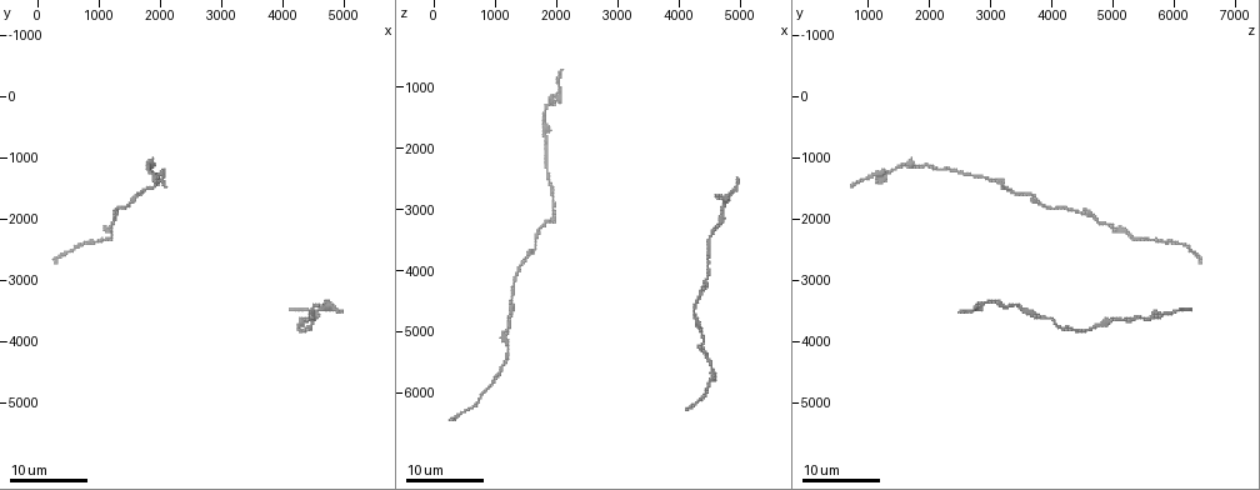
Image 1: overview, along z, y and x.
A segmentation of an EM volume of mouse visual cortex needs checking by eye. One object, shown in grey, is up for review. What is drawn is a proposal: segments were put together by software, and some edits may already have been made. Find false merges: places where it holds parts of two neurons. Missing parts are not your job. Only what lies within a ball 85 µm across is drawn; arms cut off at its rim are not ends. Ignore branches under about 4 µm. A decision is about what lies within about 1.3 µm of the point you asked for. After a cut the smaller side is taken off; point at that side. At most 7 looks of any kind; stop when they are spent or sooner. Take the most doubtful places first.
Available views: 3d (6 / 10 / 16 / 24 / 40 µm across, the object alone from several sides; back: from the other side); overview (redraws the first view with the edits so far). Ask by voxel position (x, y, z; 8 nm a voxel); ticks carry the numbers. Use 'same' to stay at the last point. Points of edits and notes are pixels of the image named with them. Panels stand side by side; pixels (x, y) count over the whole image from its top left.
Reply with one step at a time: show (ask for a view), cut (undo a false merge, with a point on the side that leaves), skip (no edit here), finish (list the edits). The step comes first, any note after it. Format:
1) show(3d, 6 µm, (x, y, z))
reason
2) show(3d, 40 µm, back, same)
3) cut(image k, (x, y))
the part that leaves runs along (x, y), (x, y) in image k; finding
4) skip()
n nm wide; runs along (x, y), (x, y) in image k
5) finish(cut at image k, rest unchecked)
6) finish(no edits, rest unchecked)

show(3d, 24 µm, (1200, 2150, 5000))
sudden change in width

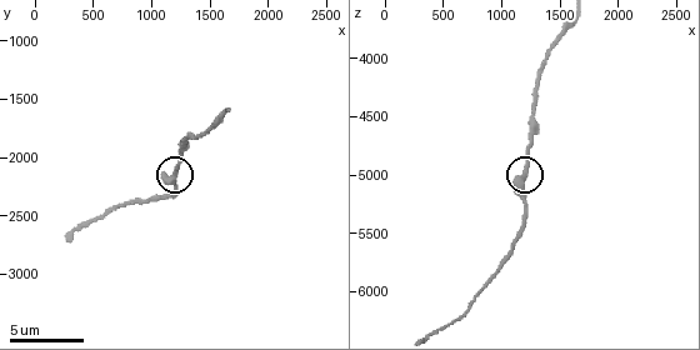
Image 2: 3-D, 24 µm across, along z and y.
show(3d, 10 µm, same)

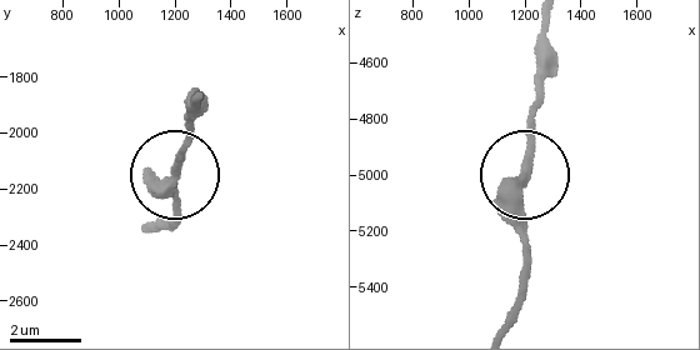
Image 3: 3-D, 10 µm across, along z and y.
skip()
runs along (545, 24), (545, 95), (519, 203), (528, 271) in image 3; continuous, no second neuron

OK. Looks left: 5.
show(3d, 16 µm, (4550, 3400, 3450))

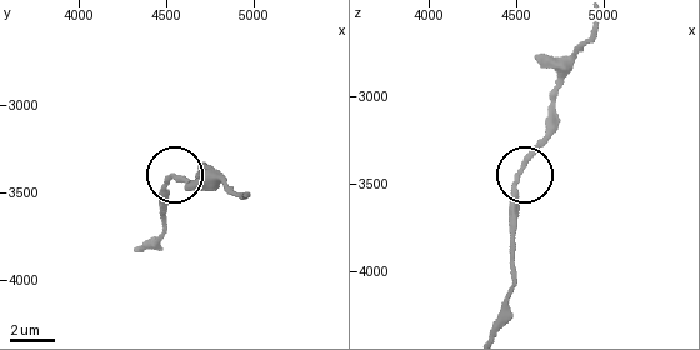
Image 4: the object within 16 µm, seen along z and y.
show(3d, 10 µm, (4520, 3420, 3440))

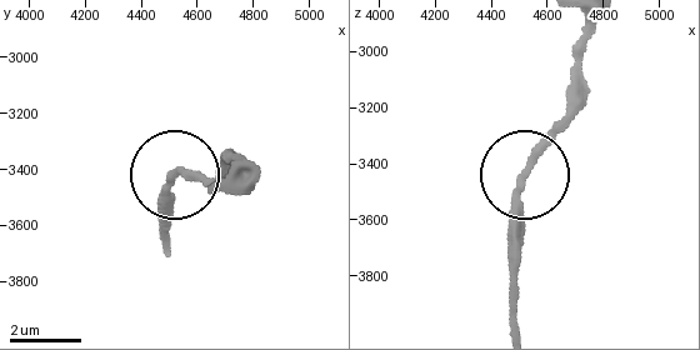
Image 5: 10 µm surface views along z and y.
skip()
all the same neuron

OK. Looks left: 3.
show(3d, 16 µm, (1800, 1200, 1350))
thick turns thin

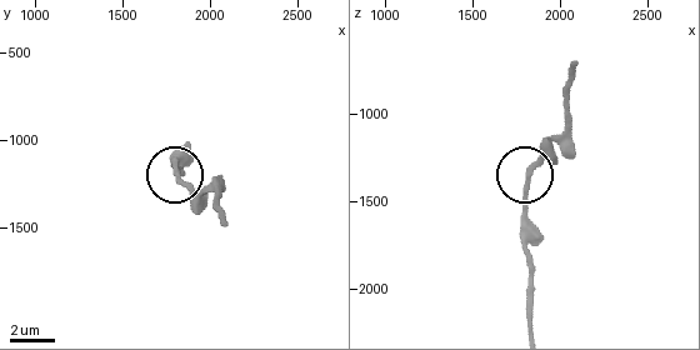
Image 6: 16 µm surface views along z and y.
show(3d, 6 µm, (1840, 1240, 1320))
zoom in

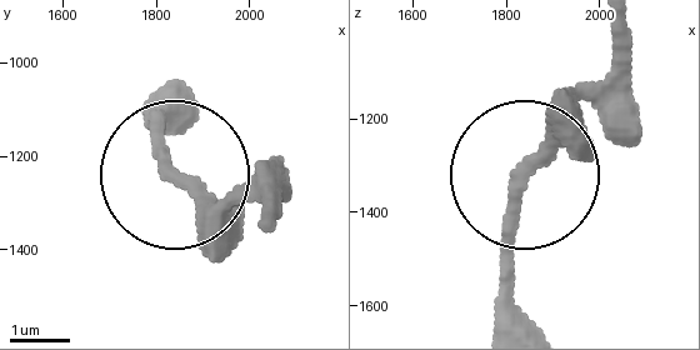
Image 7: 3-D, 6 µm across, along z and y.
skip()
all the same neuron

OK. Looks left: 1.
finish(no edits, rest unchecked)

